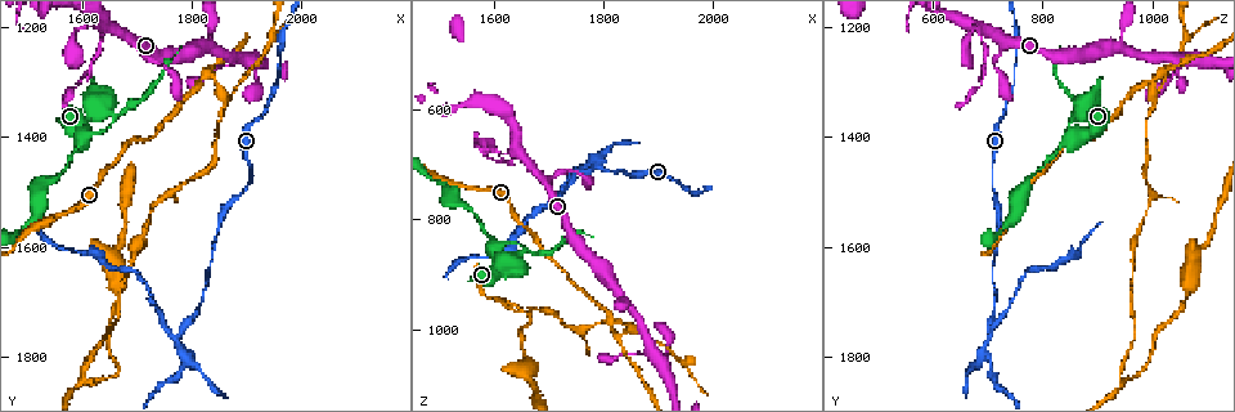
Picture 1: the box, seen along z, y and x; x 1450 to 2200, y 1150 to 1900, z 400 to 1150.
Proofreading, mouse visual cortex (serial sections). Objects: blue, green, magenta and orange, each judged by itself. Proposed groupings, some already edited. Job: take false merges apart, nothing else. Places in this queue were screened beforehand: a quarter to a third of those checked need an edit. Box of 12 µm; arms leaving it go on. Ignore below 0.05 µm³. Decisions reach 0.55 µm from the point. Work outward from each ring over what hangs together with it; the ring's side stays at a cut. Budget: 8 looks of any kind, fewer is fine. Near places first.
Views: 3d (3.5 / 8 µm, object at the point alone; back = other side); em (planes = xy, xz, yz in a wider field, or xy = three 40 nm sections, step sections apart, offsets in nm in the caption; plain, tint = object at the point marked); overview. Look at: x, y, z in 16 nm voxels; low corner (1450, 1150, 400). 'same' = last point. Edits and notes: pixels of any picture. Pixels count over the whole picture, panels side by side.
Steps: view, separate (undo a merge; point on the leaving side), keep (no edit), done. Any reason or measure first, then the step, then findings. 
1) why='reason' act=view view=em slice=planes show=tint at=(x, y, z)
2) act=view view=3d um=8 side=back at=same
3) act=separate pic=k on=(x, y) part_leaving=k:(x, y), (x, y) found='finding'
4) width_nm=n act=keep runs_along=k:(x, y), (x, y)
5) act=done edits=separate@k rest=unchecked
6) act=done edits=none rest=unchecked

why='arms part here' act=view view=3d um=8 at=(1660, 1365, 855)

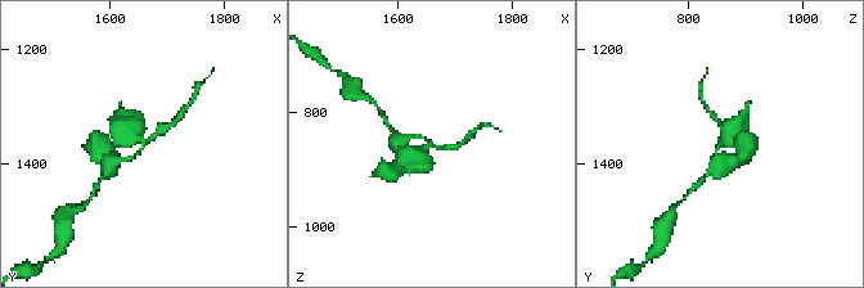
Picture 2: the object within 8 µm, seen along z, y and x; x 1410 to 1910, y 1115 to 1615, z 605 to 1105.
arms=3 arm_widths_nm=150,200,600 act=view view=em slice=xy step=2 show=tint at=(1660, 1365, 860)

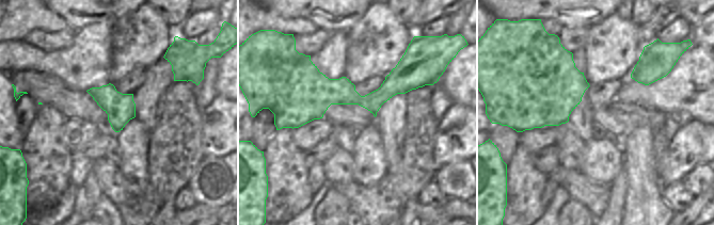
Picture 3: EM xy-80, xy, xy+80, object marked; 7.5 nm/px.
act=keep runs_along=2:(716, 161), (720, 142), (742, 118) found='all the same cell'

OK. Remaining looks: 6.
why='side arm on a straight run' act=view view=3d um=3.5 at=(1830, 1235, 945)

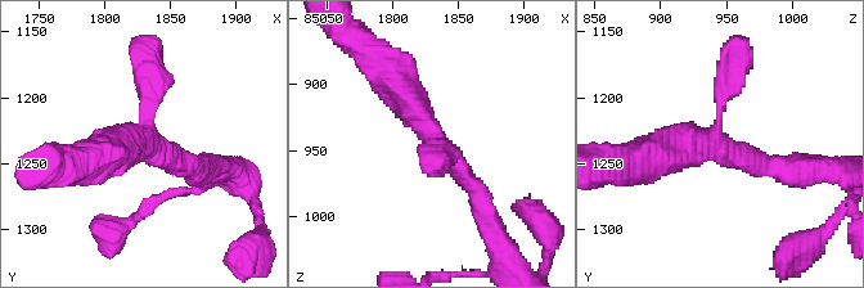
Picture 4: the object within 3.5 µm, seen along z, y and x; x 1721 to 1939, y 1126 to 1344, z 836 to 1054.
arms=3 arm_widths_nm=250,300,450 why='shape alone is not enough' act=view view=em slice=xy step=1 show=tint at=(1832, 1236, 940)

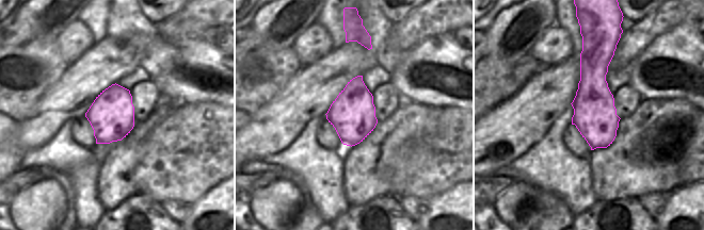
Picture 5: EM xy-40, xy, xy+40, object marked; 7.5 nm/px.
width_nm=340 act=keep runs_along=4:(387, 72), (478, 192), (482, 205) found='continuous, no second cell'

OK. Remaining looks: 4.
why='three-way junction' act=view view=3d um=3.5 at=(1860, 1325, 1000)

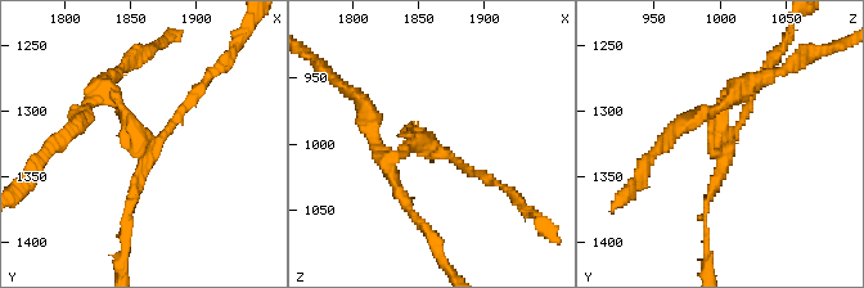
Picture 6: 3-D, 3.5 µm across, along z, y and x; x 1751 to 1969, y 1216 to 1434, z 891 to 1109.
act=view view=em slice=xy step=1 show=plain at=(1860, 1322, 1002)

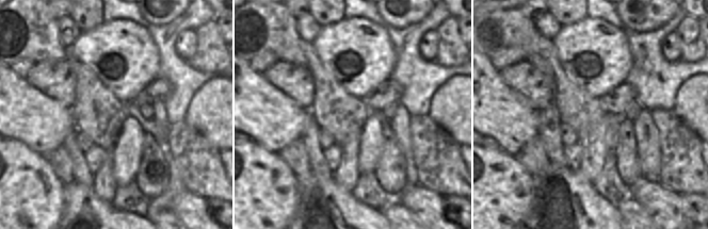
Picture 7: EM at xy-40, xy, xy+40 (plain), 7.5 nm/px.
why='where the object lies' act=view view=em slice=xy step=1 show=tint at=same

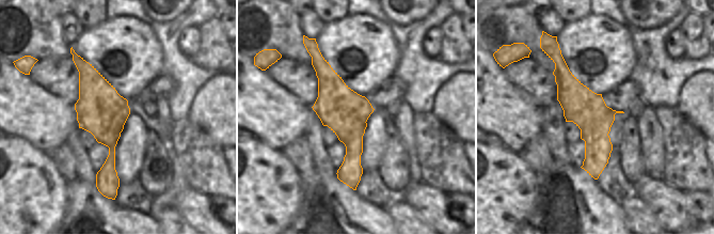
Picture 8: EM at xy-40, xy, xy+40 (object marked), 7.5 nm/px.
act=separate pic=6 on=(184, 107) found='a second cell is stuck on'

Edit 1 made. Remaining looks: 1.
act=done edits=separate@6 rest=unchecked

